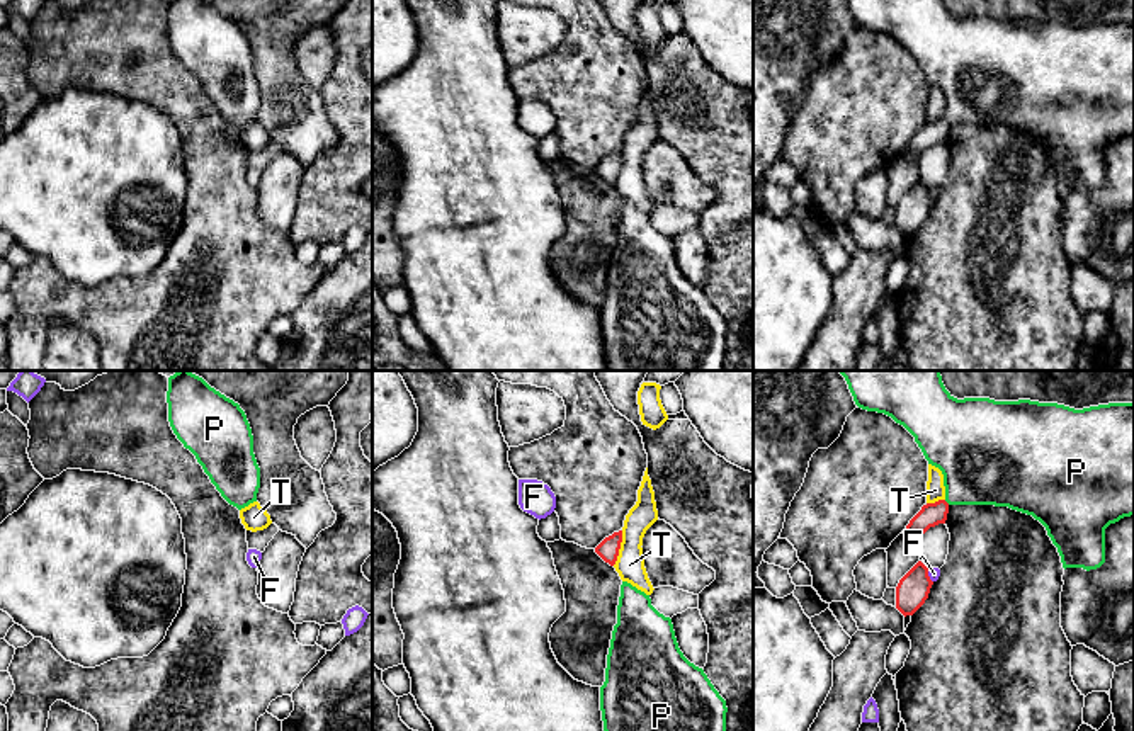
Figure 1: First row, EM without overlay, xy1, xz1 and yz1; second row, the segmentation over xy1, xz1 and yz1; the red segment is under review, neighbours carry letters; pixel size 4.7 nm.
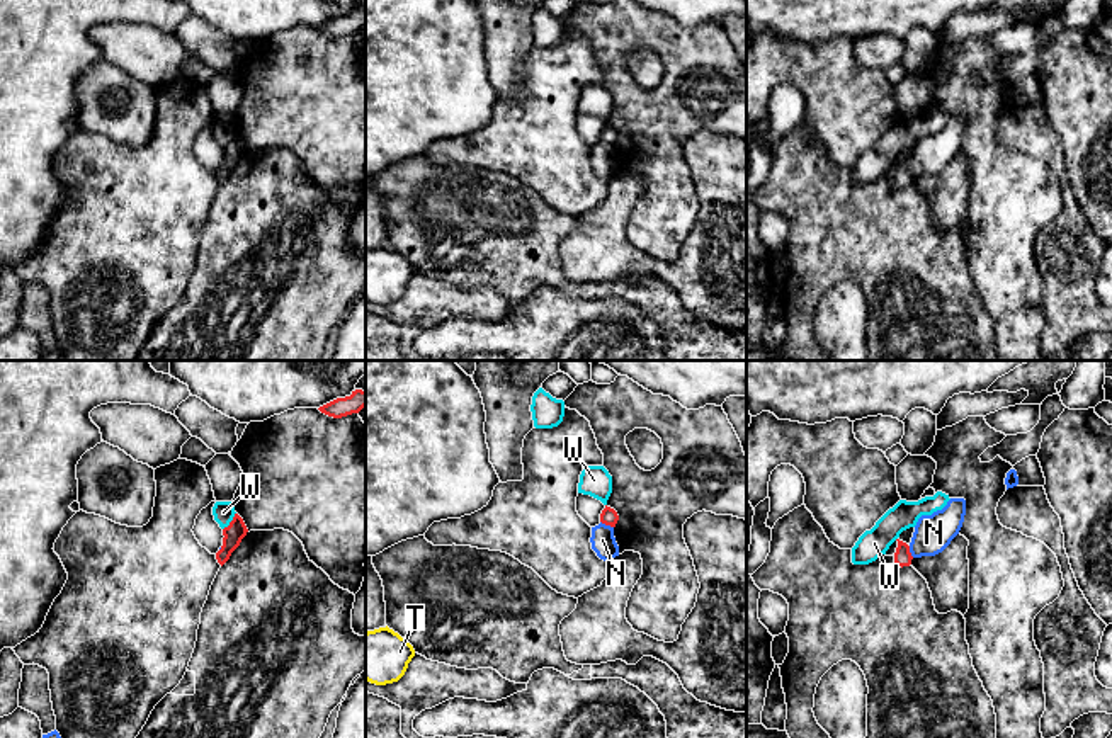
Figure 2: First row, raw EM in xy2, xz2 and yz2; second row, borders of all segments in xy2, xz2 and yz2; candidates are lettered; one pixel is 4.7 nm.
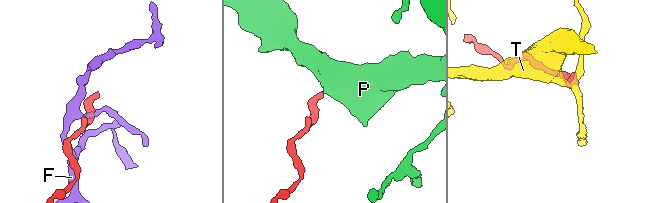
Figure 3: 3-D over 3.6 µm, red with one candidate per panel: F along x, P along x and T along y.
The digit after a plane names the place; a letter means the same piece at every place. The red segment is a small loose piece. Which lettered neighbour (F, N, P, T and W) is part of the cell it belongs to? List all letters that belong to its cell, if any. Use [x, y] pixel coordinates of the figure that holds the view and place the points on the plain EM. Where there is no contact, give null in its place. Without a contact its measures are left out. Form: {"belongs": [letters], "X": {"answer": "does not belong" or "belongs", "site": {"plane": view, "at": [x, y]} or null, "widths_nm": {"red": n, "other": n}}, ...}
{"belongs": ["P"], "F": {"answer": "does not belong", "site": {"plane": "yz1", "at": [929, 196]}, "widths_nm": {"red": 150, "other": 60}}, "N": {"answer": "does not belong", "site": {"plane": "xz2", "at": [607, 143]}, "widths_nm": {"red": 80, "other": 120}}, "P": {"answer": "belongs", "site": {"plane": "yz1", "at": [946, 121]}, "widths_nm": {"red": 110, "other": 380}}, "T": {"answer": "does not belong", "site": {"plane": "xz1", "at": [619, 167]}, "widths_nm": {"red": 100, "other": 140}}, "W": {"answer": "does not belong", "site": {"plane": "xy2", "at": [232, 140]}, "widths_nm": {"red": 90, "other": 100}}}

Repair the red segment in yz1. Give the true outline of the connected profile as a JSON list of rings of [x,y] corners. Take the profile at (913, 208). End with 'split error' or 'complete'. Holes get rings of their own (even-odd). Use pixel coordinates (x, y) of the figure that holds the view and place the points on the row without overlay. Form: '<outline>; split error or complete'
[[[918,180],[896,206],[896,228],[904,236],[913,235],[928,218],[932,204],[928,187]]]; complete

